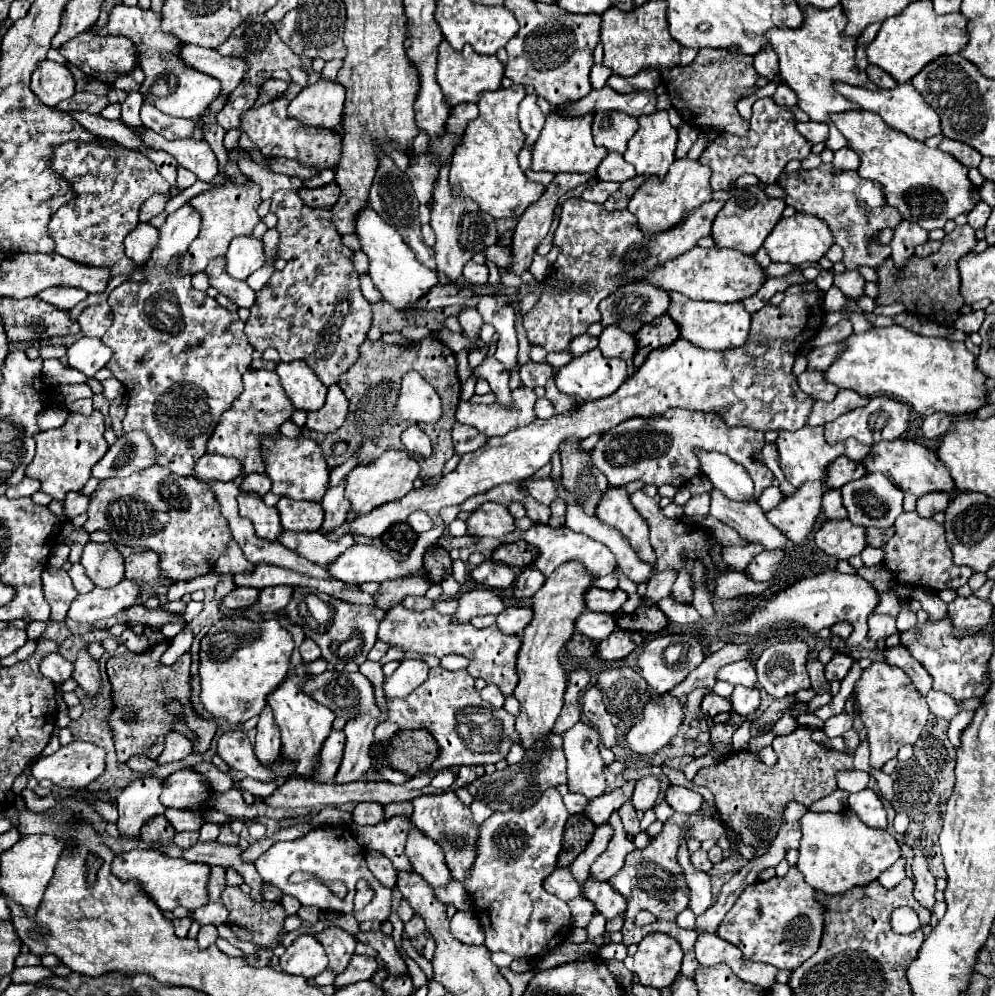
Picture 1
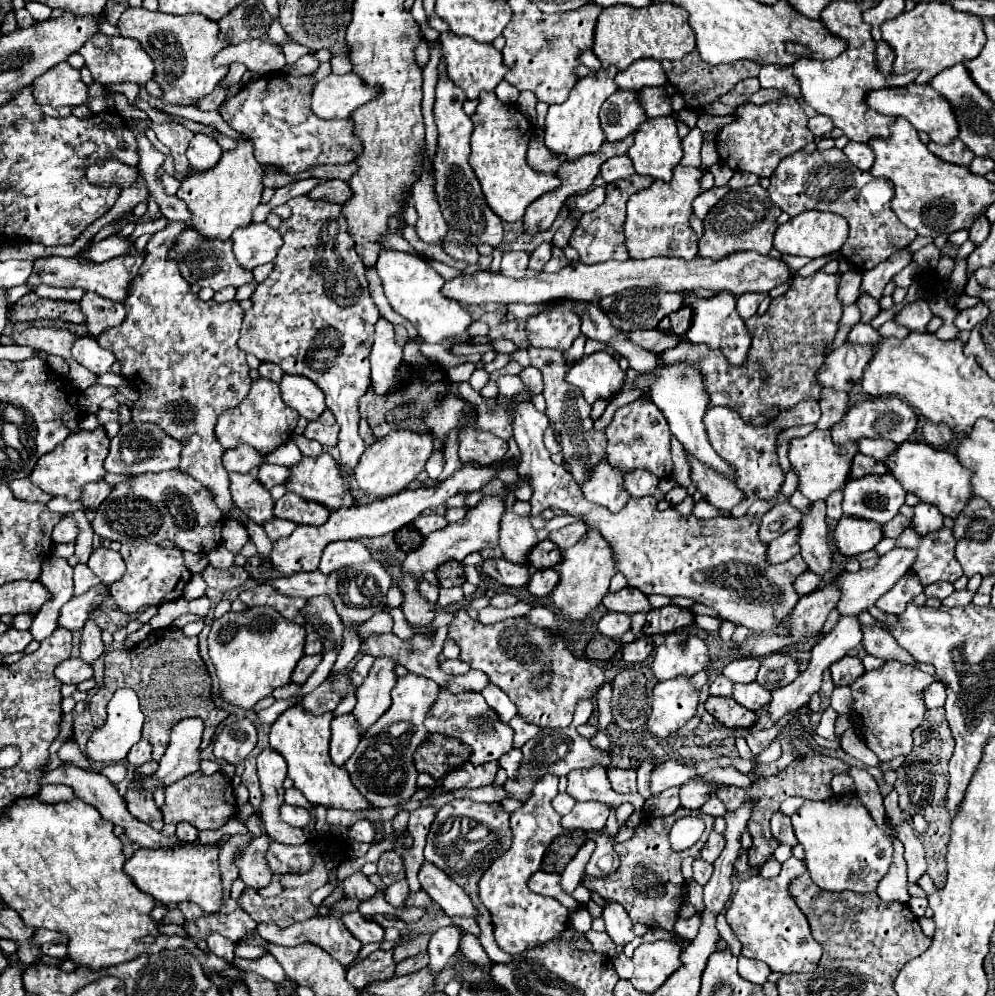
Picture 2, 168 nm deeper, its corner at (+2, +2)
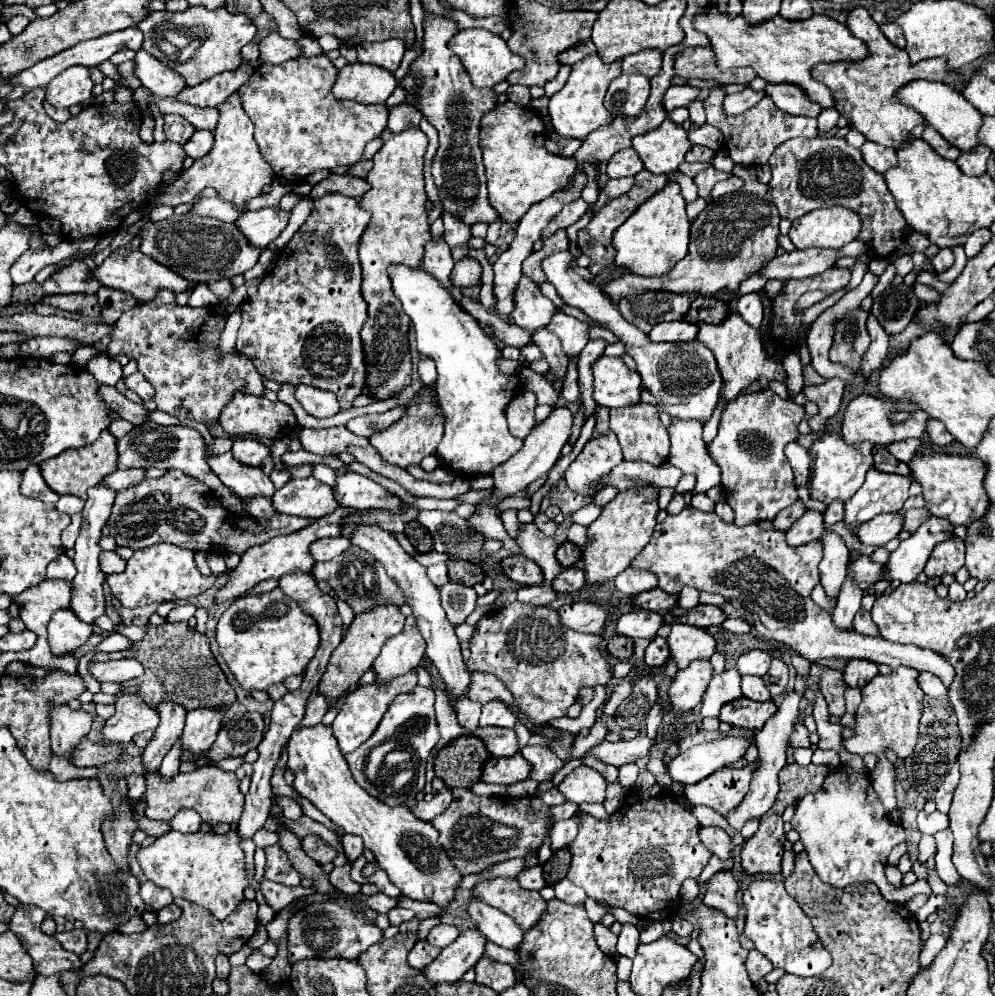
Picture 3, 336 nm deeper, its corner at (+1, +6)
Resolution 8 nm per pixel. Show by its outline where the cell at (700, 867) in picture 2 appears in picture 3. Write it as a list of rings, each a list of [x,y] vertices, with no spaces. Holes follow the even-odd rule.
[[[719,870],[707,880],[707,892],[703,902],[711,908],[721,908],[729,918],[737,914],[737,892],[739,884],[733,878],[731,870]]]

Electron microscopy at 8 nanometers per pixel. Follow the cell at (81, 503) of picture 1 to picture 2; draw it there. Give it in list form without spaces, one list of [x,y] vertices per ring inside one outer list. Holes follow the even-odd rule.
[[[104,480],[94,482],[94,484],[86,484],[86,488],[82,492],[82,500],[80,500],[82,506],[88,508],[88,510],[96,510],[110,496],[112,488],[114,486],[108,484],[108,482],[104,482]]]

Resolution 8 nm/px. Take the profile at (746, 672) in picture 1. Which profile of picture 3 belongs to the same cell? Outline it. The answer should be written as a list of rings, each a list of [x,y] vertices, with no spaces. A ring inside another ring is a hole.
[[[751,650],[743,656],[737,658],[735,668],[739,670],[739,674],[751,674],[751,676],[763,676],[769,670],[771,664],[771,656],[763,650]]]

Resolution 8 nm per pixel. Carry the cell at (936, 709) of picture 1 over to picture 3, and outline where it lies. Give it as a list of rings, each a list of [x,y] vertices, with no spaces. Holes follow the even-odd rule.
[[[921,672],[919,674],[919,686],[925,692],[925,696],[929,696],[929,698],[939,698],[939,696],[947,694],[945,684],[937,676],[933,676],[929,672]]]

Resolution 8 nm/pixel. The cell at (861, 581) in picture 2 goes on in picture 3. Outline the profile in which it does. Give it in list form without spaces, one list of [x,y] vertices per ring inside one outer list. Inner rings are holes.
[[[929,516],[921,528],[917,528],[915,534],[911,534],[907,540],[899,544],[897,550],[889,554],[889,560],[883,564],[885,574],[883,578],[887,582],[899,580],[899,582],[913,582],[917,574],[923,572],[925,562],[935,548],[935,544],[951,538],[953,524],[943,518]]]

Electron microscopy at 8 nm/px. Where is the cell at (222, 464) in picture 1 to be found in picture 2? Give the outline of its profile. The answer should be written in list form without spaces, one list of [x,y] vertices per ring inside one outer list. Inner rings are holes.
[[[242,444],[242,446],[236,446],[236,448],[230,448],[224,452],[222,456],[222,464],[228,472],[240,472],[240,474],[246,474],[250,472],[252,468],[260,466],[264,462],[264,456],[248,446],[248,444]]]

